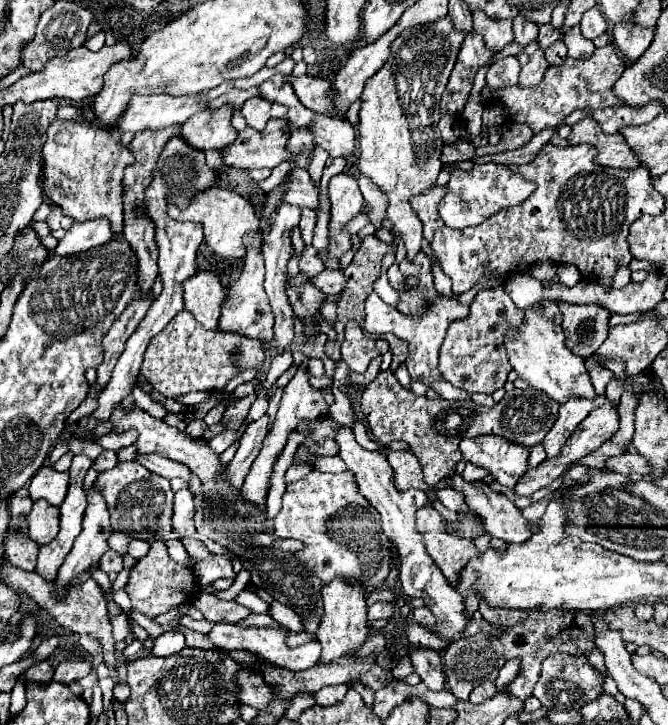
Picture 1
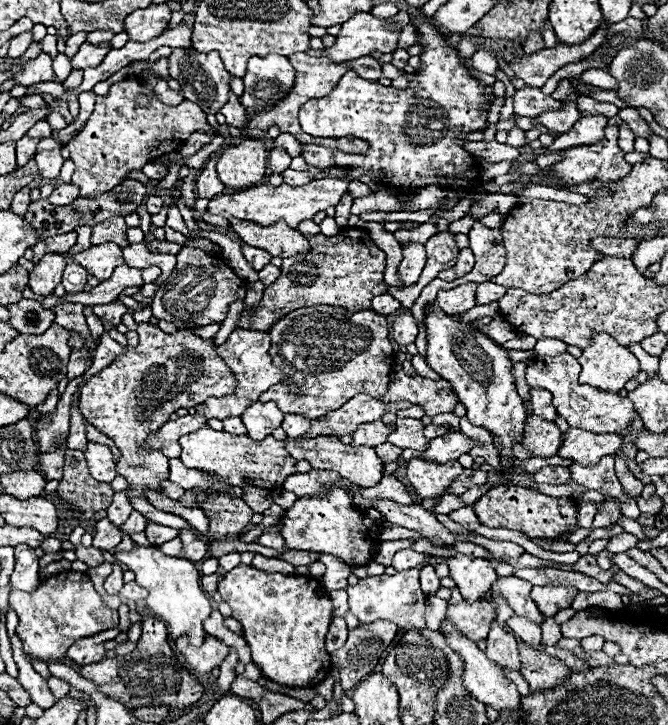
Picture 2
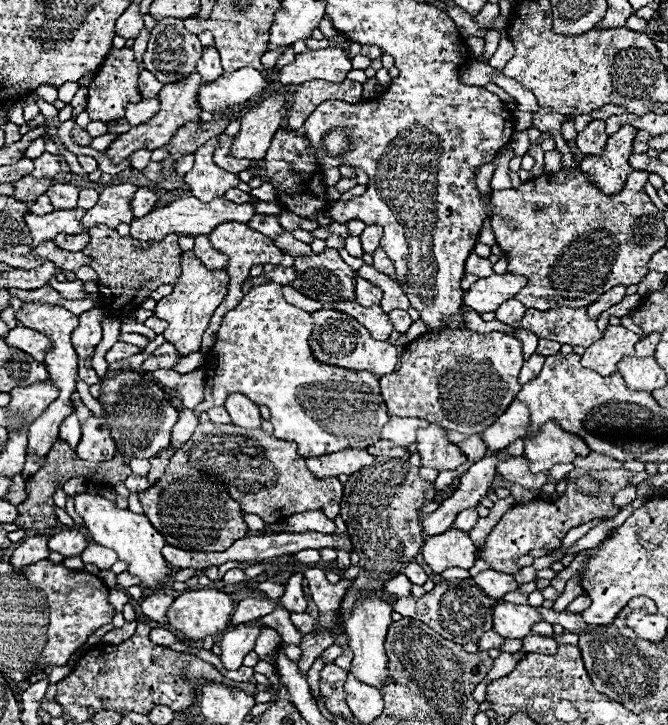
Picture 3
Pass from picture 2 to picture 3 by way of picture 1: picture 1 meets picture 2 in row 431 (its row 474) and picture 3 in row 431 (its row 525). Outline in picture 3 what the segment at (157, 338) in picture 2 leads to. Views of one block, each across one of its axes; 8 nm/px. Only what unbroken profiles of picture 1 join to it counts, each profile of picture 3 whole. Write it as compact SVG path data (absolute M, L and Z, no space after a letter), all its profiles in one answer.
M120 370L112 378L100 378L100 398L98 398L106 410L106 420L112 430L112 438L120 452L124 452L128 458L132 458L134 452L142 452L144 456L156 456L160 450L170 446L170 434L172 426L178 420L178 410L172 406L172 400L166 398L162 386L154 382L154 378L148 372L140 370Z

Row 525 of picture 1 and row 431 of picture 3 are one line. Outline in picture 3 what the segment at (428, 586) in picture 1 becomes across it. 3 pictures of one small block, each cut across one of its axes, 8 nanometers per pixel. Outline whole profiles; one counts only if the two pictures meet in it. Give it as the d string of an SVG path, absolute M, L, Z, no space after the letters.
M392 416L390 422L382 428L382 438L390 440L396 446L408 446L416 442L416 430L426 428L428 422L422 418L396 418Z

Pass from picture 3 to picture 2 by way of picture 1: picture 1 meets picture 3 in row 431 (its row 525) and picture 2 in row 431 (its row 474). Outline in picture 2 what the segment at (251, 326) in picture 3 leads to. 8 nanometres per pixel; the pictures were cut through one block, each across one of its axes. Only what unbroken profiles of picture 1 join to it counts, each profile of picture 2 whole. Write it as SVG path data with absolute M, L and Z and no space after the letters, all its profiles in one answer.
M360 394L348 400L336 412L326 414L326 418L312 420L312 426L308 428L308 432L304 436L296 436L294 440L298 442L304 438L314 438L314 436L338 436L340 438L342 434L352 434L360 424L380 420L386 410L388 408L380 400Z

